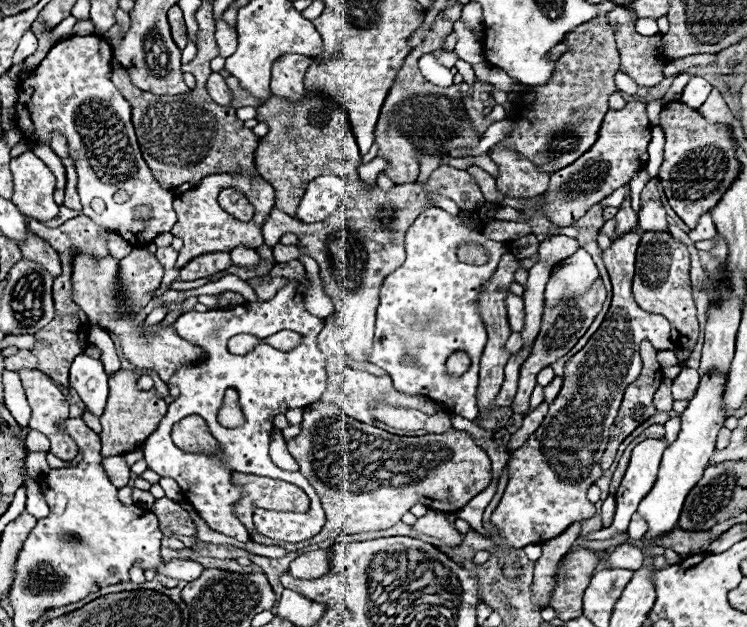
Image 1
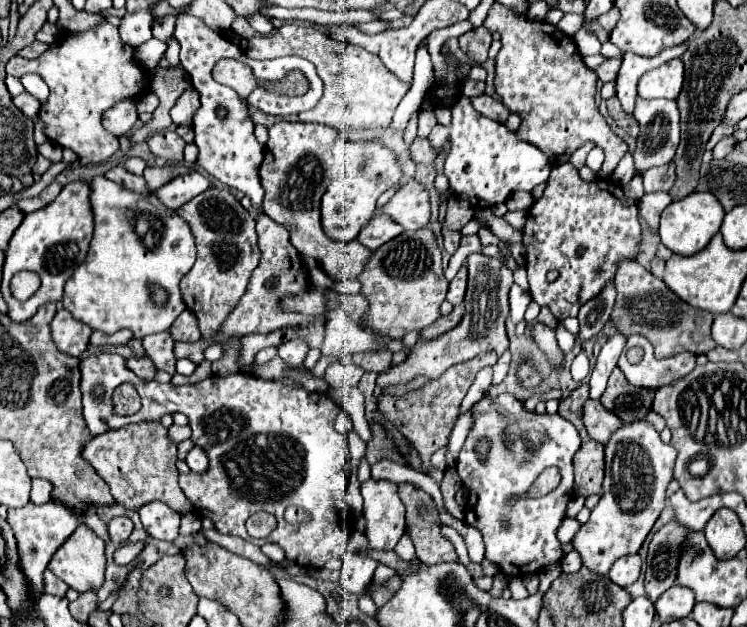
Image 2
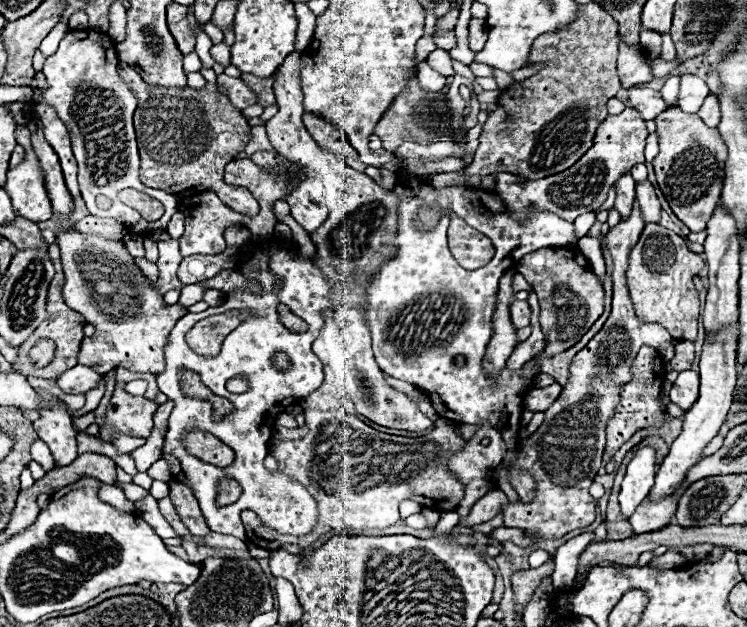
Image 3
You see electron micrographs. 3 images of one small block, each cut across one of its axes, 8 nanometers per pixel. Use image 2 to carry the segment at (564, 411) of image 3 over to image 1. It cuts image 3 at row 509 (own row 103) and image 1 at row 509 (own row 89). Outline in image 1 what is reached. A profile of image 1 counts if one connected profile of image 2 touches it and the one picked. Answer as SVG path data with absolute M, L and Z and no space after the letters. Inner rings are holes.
M634 230L622 238L612 238L612 246L604 250L602 258L614 294L610 310L588 344L566 362L562 390L550 404L540 428L512 454L506 492L490 518L498 536L512 548L524 548L534 542L542 544L562 534L570 524L596 514L594 504L586 498L586 490L602 478L600 458L608 444L610 426L626 386L640 376L638 346L646 338L668 340L668 348L674 348L666 318L648 314L634 302L632 276L638 242L640 234Z

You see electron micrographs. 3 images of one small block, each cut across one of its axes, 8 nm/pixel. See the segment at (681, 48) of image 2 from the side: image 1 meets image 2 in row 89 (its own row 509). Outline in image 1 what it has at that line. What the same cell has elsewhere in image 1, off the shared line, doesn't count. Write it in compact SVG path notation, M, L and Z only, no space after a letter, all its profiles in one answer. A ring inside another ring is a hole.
M670 418L670 420L664 424L664 428L666 428L666 438L664 438L664 440L650 440L650 438L648 438L648 440L640 442L640 444L634 448L632 458L630 458L630 464L628 464L628 470L626 470L626 474L624 474L624 478L622 478L622 484L620 484L618 492L616 492L616 502L618 502L618 504L616 504L616 516L614 516L612 524L610 524L608 528L602 528L602 530L598 530L598 532L590 534L590 536L580 536L580 538L576 540L576 544L572 546L572 550L576 550L582 540L610 540L610 538L614 538L614 536L618 536L618 534L622 534L622 532L628 530L630 518L632 518L632 514L636 512L640 500L652 490L652 486L654 486L654 482L656 482L658 468L660 468L660 460L662 460L662 452L678 438L680 418Z

